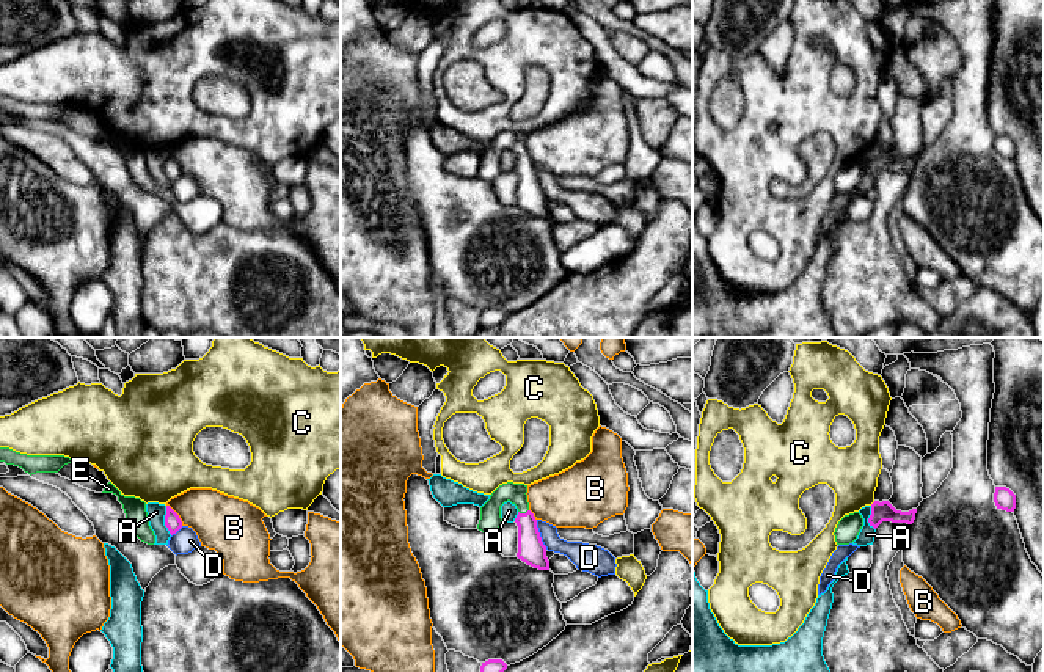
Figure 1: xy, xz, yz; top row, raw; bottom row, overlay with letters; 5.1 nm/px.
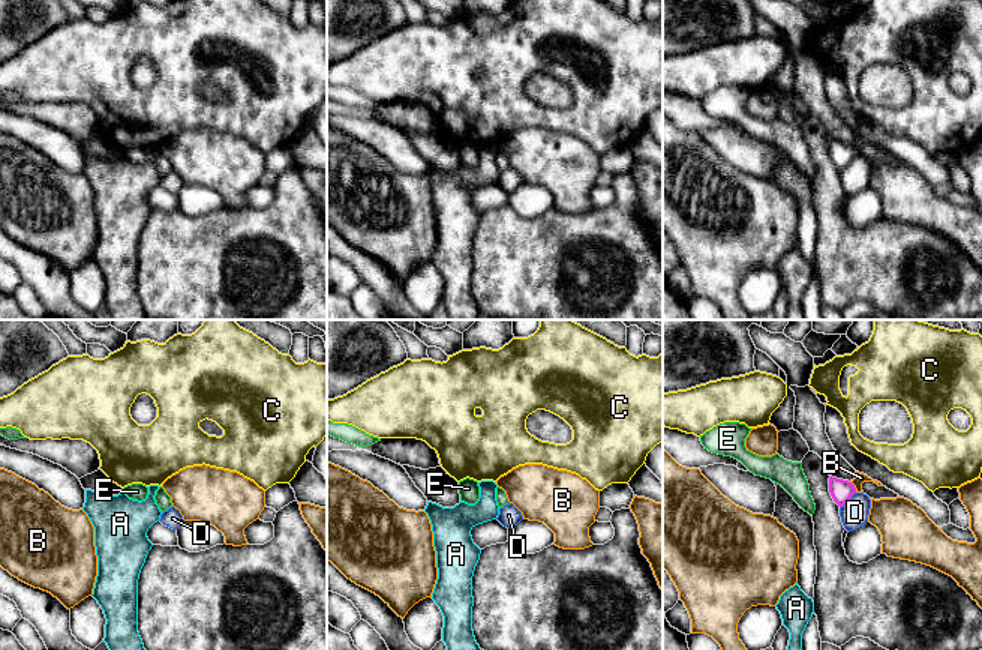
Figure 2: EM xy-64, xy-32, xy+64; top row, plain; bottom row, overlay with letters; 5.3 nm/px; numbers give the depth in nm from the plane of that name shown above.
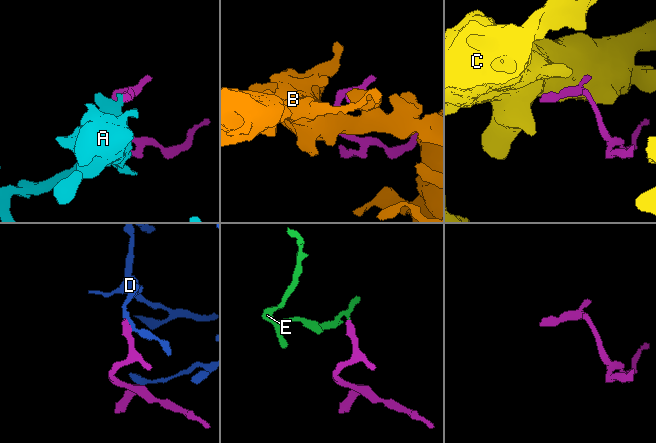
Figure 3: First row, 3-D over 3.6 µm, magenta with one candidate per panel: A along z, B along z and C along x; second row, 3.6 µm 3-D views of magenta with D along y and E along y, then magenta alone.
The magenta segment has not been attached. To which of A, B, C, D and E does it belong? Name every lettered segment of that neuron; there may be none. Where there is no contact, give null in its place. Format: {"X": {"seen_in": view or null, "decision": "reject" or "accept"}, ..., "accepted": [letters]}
{"A": {"seen_in": "xy", "decision": "reject"}, "B": {"seen_in": "xy", "decision": "reject"}, "C": {"seen_in": "yz", "decision": "reject"}, "D": {"seen_in": "xz", "decision": "reject"}, "E": {"seen_in": "xz", "decision": "accept"}, "accepted": ["E"]}

